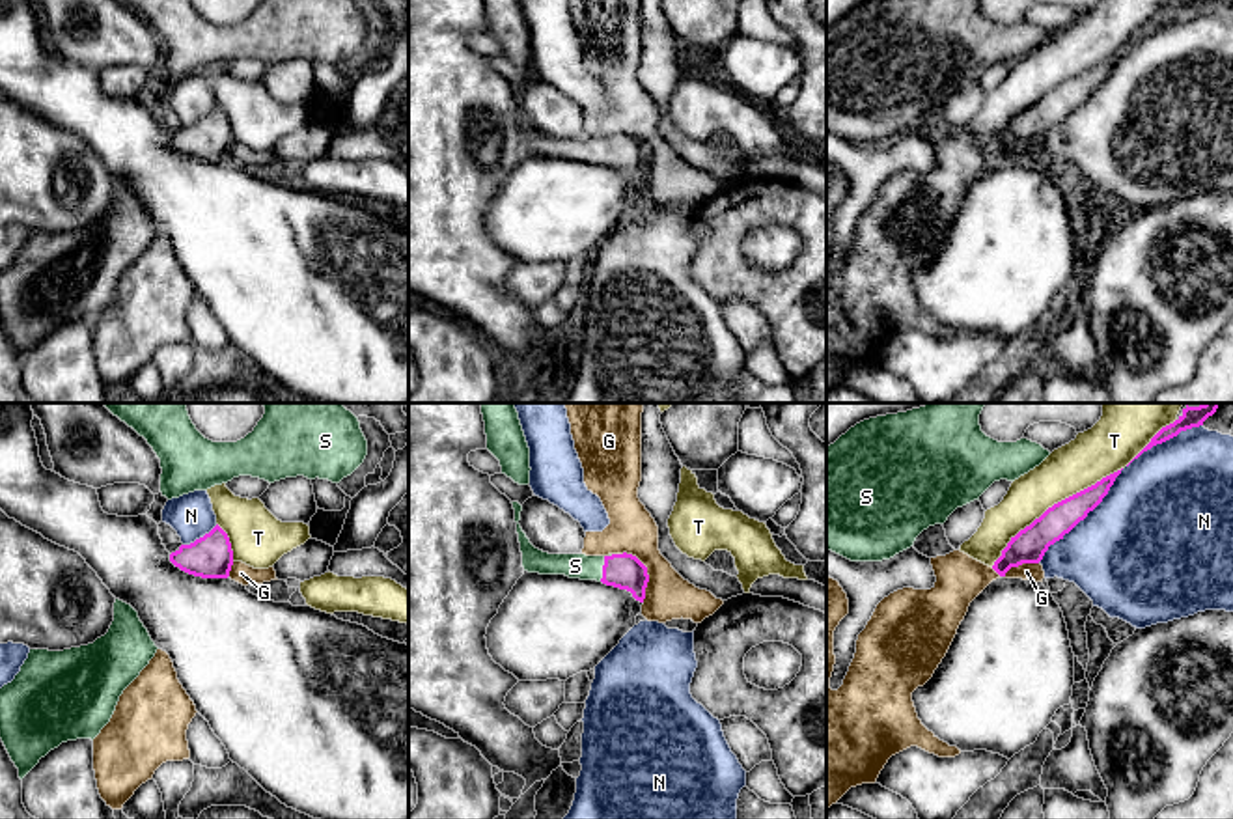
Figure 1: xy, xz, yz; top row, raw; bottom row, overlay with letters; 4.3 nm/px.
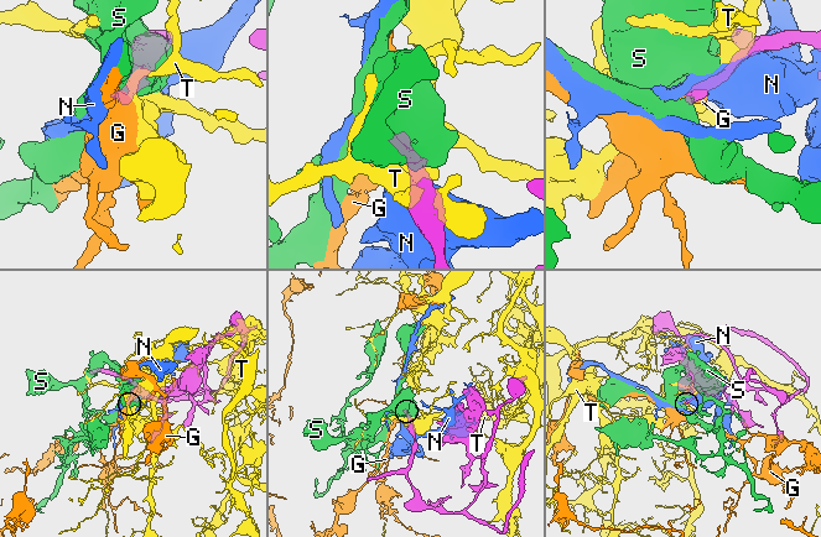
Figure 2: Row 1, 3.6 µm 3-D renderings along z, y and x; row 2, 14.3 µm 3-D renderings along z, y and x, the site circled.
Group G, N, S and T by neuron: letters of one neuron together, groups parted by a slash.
G / N / S / T

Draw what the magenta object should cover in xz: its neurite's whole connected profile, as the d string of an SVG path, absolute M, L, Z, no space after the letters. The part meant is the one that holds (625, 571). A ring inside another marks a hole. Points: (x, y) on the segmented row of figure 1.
M519 502L511 504L515 509L524 571L539 575L565 575L569 578L580 580L597 580L606 586L627 590L636 601L644 603L649 575L647 567L636 556L627 552L608 556L543 552L530 543L519 524L522 506Z

